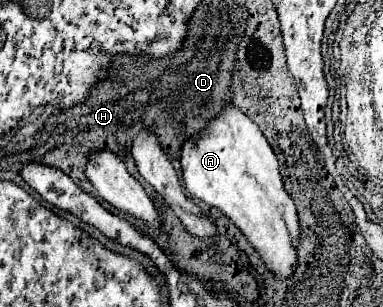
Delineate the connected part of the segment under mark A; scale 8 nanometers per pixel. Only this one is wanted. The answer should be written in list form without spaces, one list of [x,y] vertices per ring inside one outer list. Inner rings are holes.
[[[228,105],[218,119],[208,123],[208,129],[198,141],[190,139],[184,143],[182,175],[186,191],[210,207],[220,209],[240,229],[278,281],[294,275],[300,239],[296,205],[284,189],[272,147],[250,117],[238,107]]]

